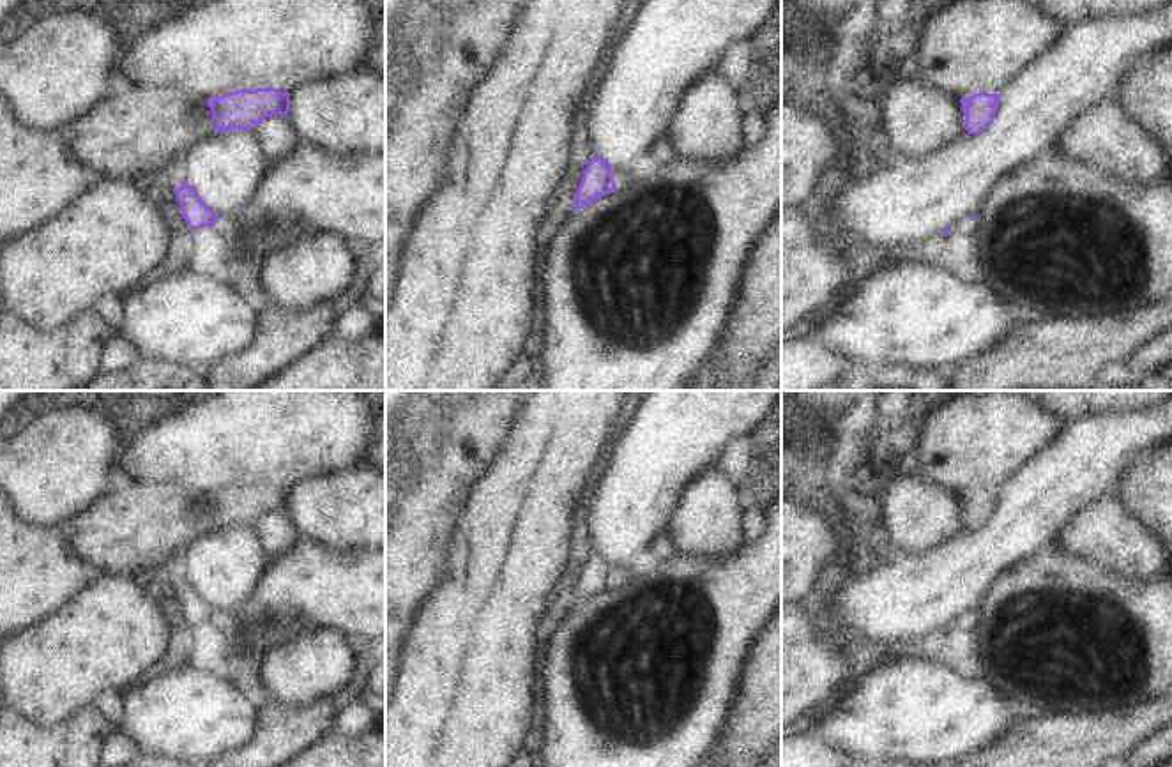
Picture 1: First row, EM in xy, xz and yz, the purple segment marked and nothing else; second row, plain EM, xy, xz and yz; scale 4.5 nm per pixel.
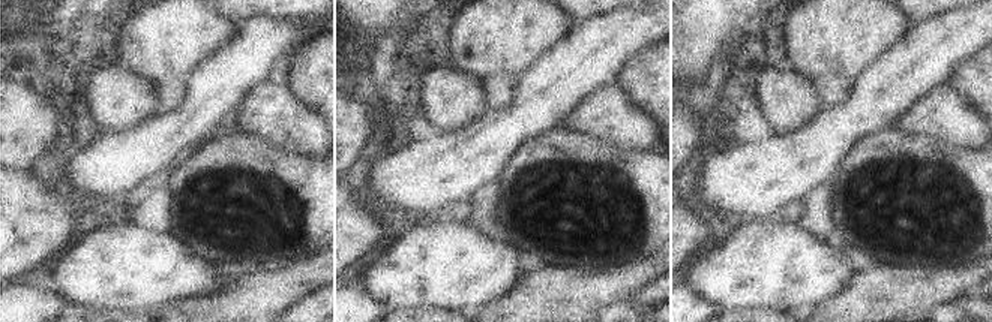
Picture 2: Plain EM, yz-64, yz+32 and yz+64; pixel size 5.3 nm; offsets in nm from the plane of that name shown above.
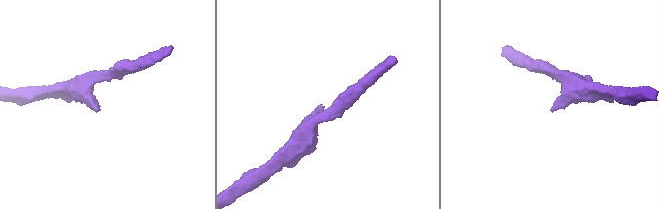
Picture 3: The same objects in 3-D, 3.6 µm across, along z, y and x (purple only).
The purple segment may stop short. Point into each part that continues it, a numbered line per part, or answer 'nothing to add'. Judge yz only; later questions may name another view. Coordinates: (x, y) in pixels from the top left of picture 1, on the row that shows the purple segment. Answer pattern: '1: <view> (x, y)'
1: yz (967, 225)

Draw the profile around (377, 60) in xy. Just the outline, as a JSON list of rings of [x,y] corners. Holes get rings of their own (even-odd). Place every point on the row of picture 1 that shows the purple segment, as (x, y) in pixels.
[[[385,0],[378,4],[378,34],[368,67],[385,76]]]

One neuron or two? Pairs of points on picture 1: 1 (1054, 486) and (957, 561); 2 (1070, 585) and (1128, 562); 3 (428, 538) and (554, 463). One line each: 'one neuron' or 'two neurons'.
1: one neuron
2: two neurons
3: two neurons

